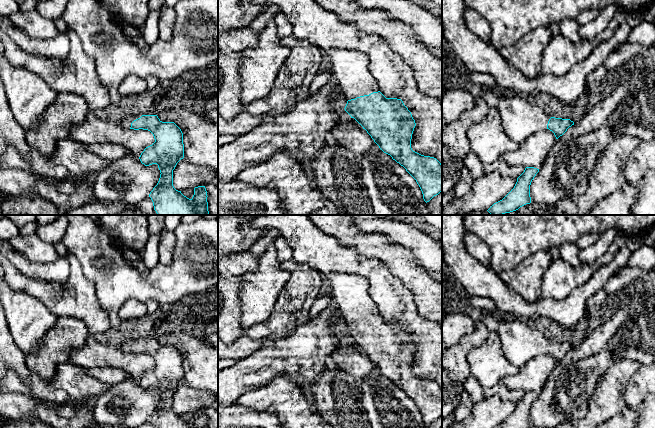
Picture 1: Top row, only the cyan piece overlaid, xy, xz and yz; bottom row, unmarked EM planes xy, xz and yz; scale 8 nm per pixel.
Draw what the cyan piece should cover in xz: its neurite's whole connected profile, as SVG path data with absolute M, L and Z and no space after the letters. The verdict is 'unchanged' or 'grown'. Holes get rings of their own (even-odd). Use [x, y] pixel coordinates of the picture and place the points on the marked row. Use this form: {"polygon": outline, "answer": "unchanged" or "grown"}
{"polygon": "M333 49L327 51L333 77L348 100L345 111L371 136L379 148L403 166L416 180L427 203L442 191L442 164L434 157L421 155L411 148L415 120L401 99L386 98L369 70L369 58L360 51Z", "answer": "grown"}

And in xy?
{"polygon": "M137 115L124 118L120 125L126 129L148 130L155 142L146 147L139 159L149 166L157 164L160 178L150 192L158 215L209 215L205 186L194 188L191 199L173 186L173 170L184 158L183 133L174 122L162 122L157 115Z", "answer": "grown"}

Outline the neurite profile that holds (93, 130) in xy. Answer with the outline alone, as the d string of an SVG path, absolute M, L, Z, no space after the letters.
M92 113L83 123L70 130L69 138L85 146L95 143L121 144L138 158L146 147L155 142L153 134L148 130L126 129L120 124L100 119Z

